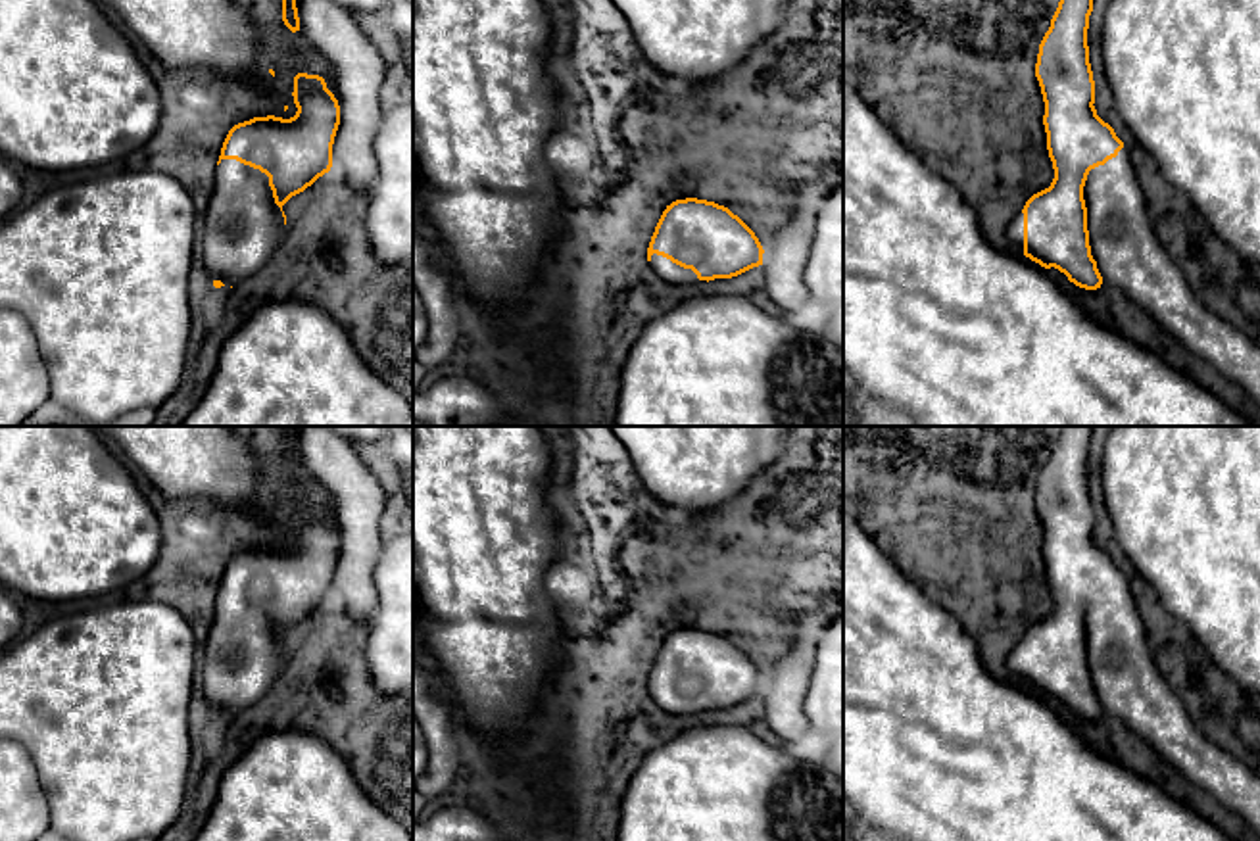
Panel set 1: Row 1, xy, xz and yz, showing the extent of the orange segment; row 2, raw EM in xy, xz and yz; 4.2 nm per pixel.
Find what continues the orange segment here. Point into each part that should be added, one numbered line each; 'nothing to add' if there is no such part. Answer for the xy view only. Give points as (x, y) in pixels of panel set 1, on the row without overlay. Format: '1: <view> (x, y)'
1: xy (242, 653)

